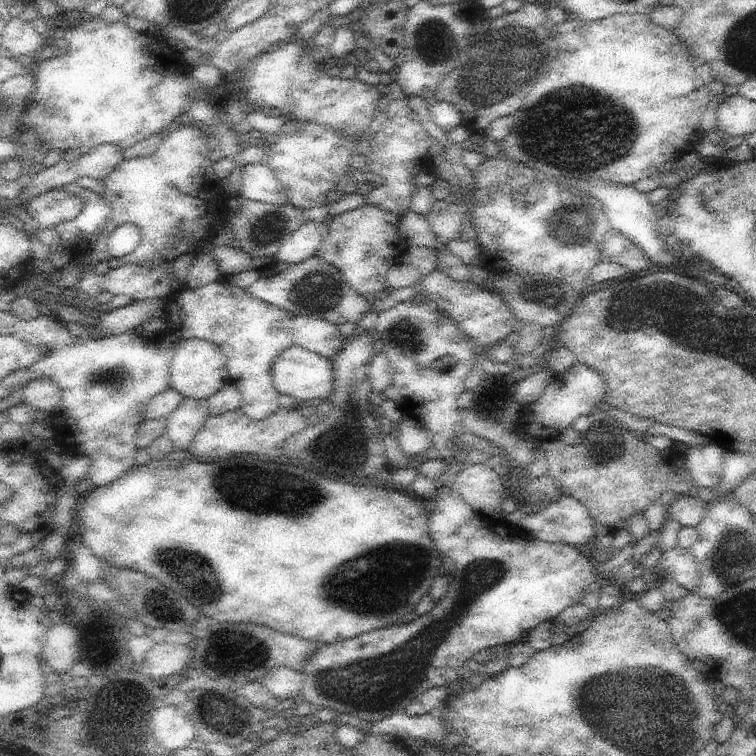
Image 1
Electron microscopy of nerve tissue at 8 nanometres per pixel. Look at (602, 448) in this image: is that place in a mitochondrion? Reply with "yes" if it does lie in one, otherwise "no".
yes

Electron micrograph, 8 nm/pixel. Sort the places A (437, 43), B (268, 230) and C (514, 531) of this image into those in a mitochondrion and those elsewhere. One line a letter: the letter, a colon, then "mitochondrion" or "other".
A: mitochondrion
B: mitochondrion
C: other

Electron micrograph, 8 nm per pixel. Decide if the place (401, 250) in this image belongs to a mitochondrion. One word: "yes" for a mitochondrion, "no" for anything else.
no

